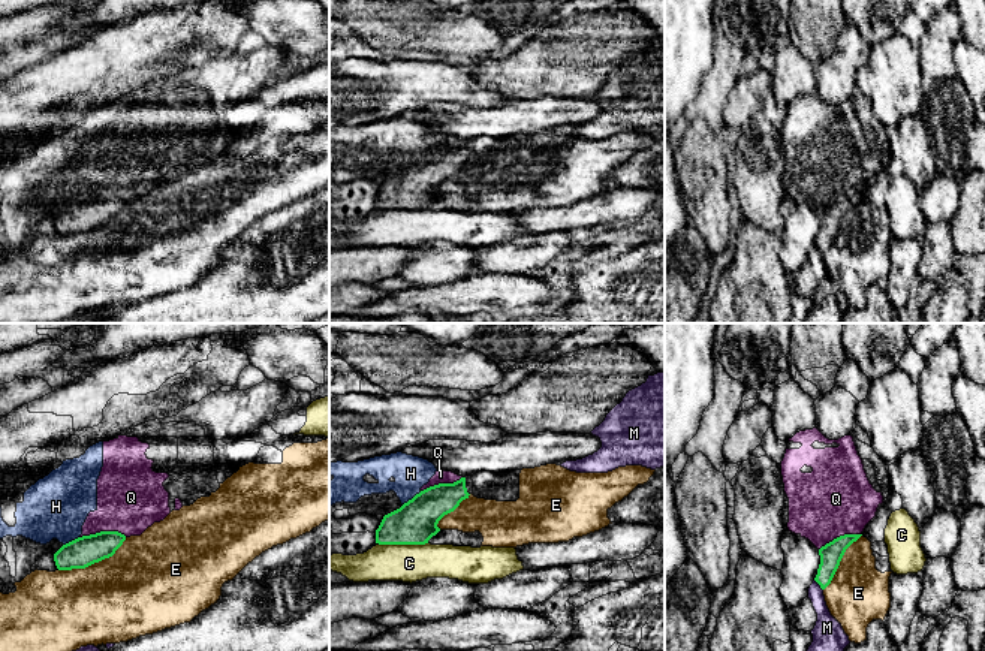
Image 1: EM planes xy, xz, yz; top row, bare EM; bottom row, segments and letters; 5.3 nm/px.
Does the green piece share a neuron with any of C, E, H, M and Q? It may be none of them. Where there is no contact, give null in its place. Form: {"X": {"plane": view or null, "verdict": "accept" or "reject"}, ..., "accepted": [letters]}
{"C": {"plane": "xz", "verdict": "reject"}, "E": {"plane": "xy", "verdict": "reject"}, "H": {"plane": "xz", "verdict": "reject"}, "M": {"plane": "yz", "verdict": "reject"}, "Q": {"plane": "xy", "verdict": "reject"}, "accepted": []}

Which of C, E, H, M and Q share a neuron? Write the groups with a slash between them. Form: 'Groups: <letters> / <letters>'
Groups: C / E / H Q / M

